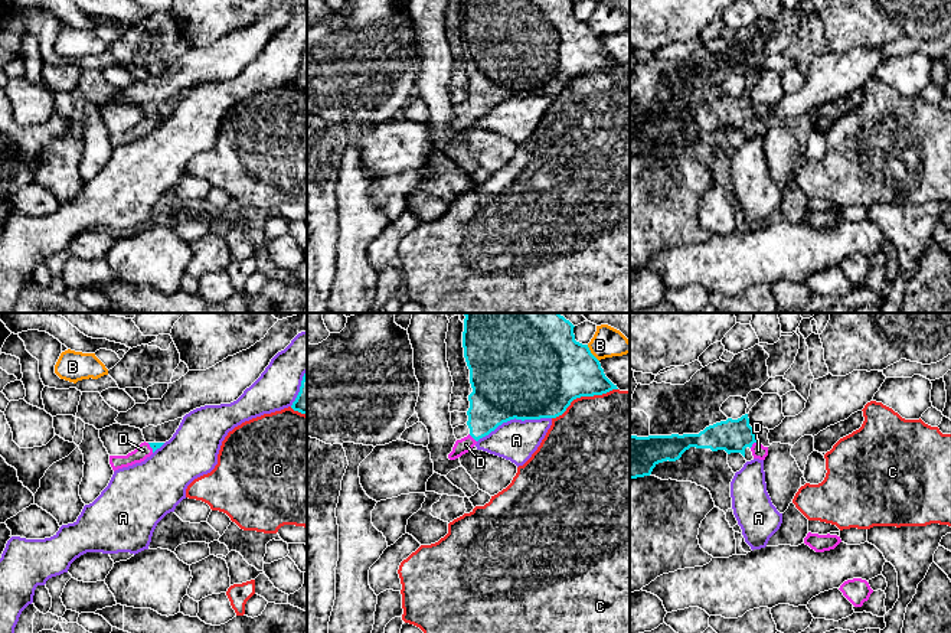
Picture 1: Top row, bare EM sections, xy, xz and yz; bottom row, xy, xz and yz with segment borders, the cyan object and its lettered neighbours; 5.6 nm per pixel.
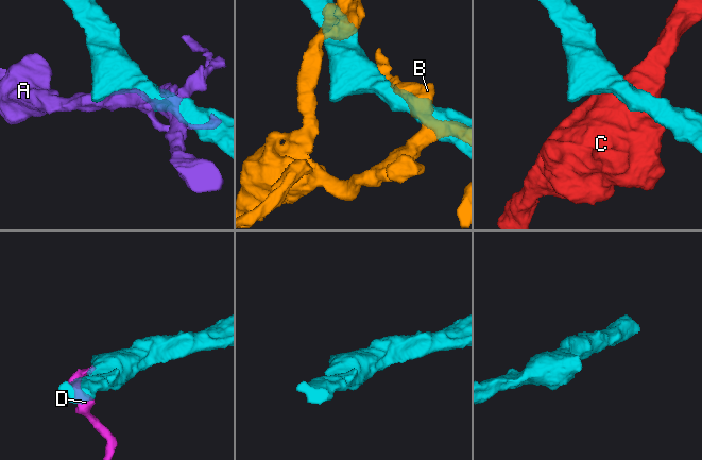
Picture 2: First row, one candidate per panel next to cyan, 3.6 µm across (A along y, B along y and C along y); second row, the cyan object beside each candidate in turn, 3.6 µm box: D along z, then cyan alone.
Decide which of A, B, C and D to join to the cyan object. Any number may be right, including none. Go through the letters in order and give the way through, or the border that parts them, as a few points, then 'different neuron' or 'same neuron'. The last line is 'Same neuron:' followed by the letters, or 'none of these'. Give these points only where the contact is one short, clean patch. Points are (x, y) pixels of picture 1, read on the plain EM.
A: different neuron
B: different neuron
C: different neuron
D: way xz (494, 77), (473, 114), (466, 121); same neuron
Same neuron: D

